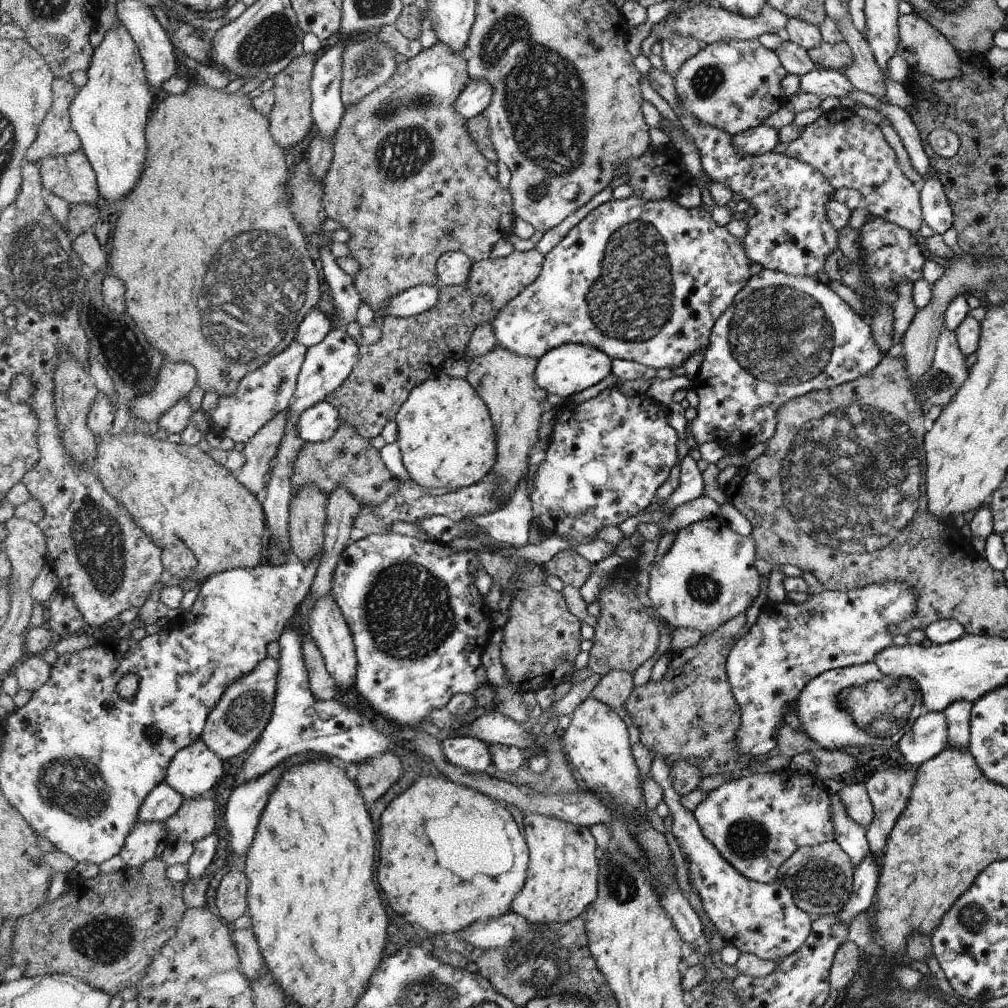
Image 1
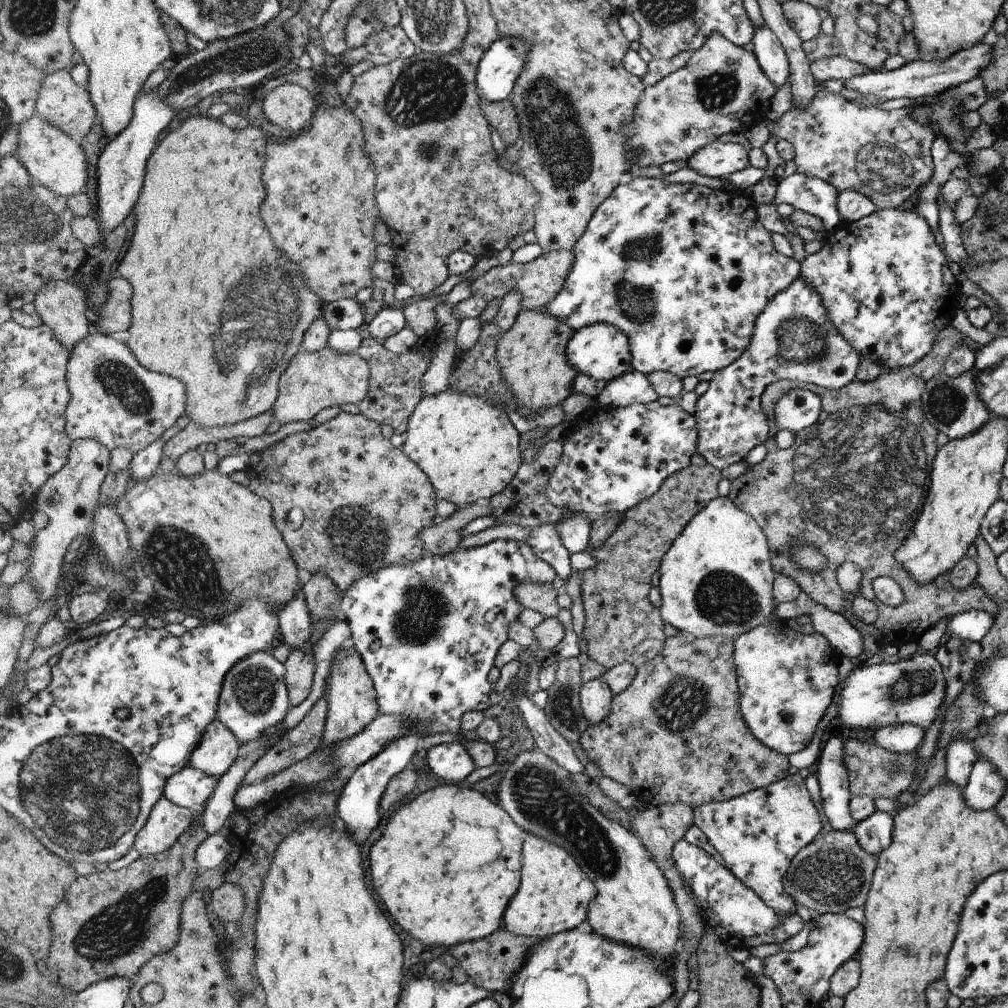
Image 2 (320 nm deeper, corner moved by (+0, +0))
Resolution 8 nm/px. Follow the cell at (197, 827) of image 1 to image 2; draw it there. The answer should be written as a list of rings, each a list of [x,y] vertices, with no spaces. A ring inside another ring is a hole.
[[[325,691],[324,694],[322,694],[322,698],[312,706],[312,710],[308,712],[306,718],[304,718],[298,726],[291,730],[287,730],[279,739],[277,739],[273,743],[273,746],[266,750],[266,754],[264,754],[264,756],[262,756],[262,758],[246,772],[246,776],[244,776],[240,787],[252,785],[264,779],[268,779],[295,763],[305,760],[314,753],[321,744],[327,713],[328,693]]]

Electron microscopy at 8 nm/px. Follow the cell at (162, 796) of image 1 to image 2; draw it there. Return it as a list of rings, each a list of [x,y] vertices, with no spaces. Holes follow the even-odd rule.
[[[188,766],[181,773],[170,778],[165,797],[172,800],[172,803],[194,812],[198,806],[205,806],[214,793],[217,780],[217,778],[212,778],[196,768]]]

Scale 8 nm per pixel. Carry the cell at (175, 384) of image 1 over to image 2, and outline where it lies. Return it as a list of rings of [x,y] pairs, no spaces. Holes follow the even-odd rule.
[[[101,332],[91,334],[75,347],[69,363],[69,384],[73,395],[67,413],[70,437],[73,441],[96,438],[106,444],[110,451],[124,447],[135,455],[146,450],[150,444],[161,440],[166,430],[177,426],[176,422],[187,414],[189,405],[189,387],[184,379],[145,368],[128,343]]]

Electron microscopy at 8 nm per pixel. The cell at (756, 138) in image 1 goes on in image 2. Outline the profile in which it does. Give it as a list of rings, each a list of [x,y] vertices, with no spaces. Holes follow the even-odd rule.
[[[715,141],[698,150],[687,162],[699,175],[721,179],[749,167],[749,153],[741,144]]]

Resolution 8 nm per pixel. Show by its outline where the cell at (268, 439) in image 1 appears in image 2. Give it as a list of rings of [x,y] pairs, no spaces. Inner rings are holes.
[[[328,346],[317,352],[300,351],[282,374],[281,397],[272,409],[274,421],[282,425],[301,420],[308,422],[324,408],[347,403],[358,405],[369,395],[371,375],[369,363],[357,353],[338,353]]]

